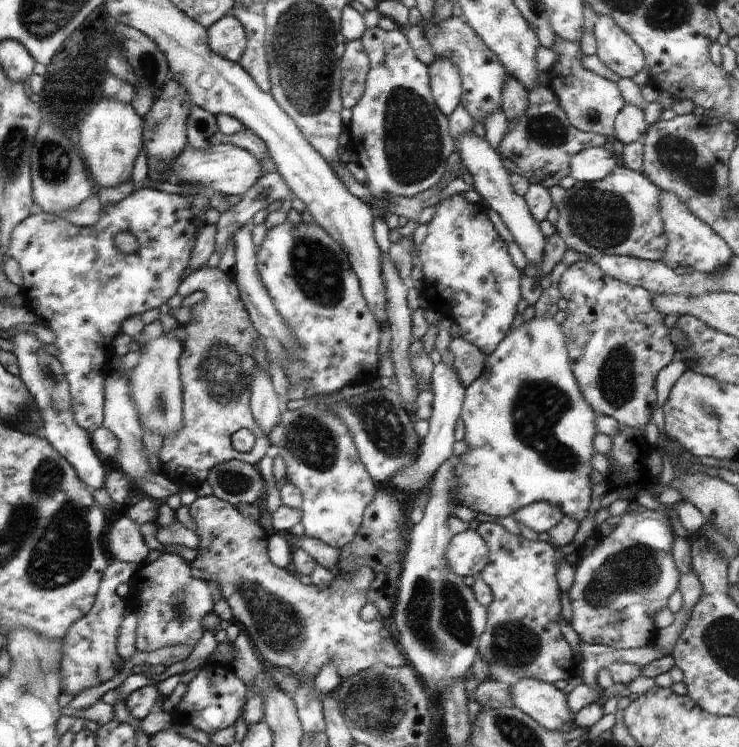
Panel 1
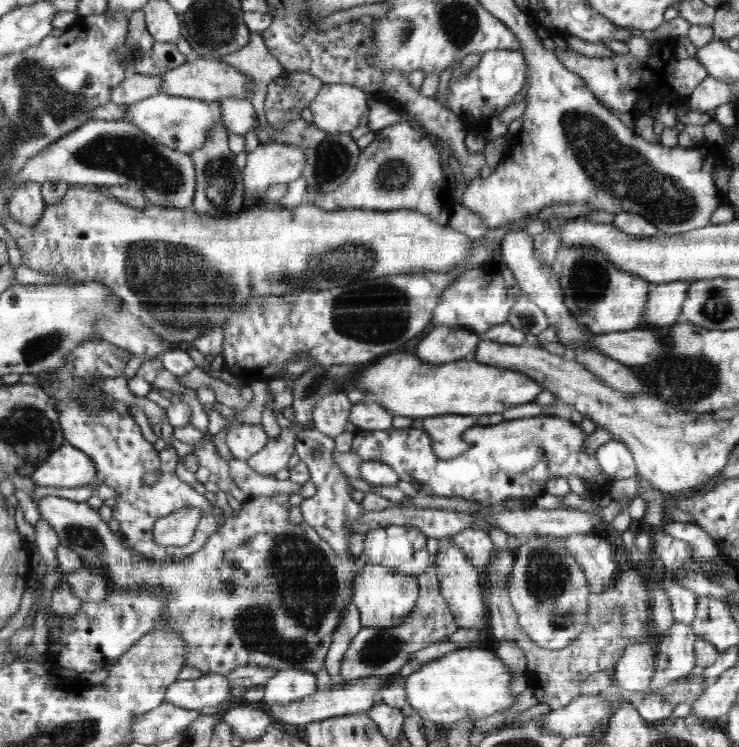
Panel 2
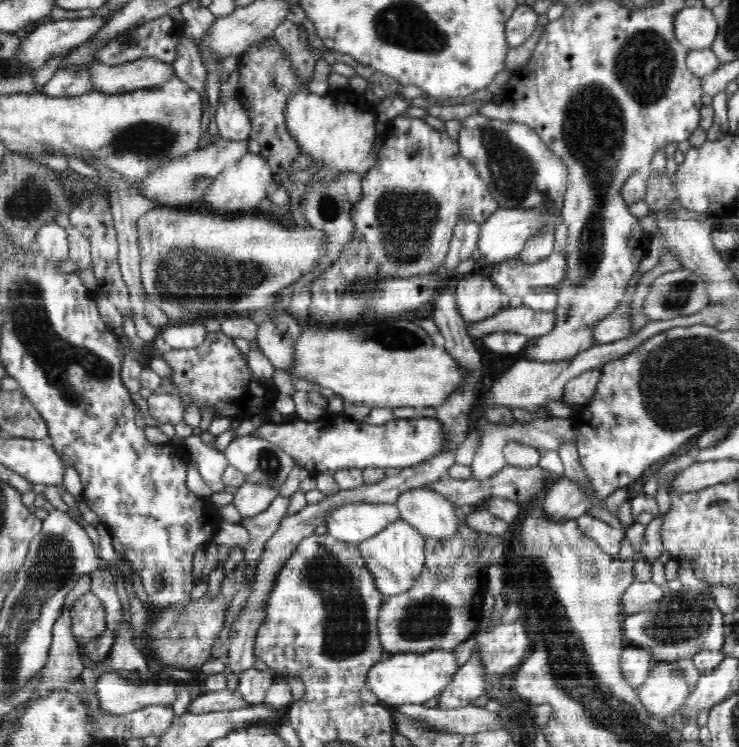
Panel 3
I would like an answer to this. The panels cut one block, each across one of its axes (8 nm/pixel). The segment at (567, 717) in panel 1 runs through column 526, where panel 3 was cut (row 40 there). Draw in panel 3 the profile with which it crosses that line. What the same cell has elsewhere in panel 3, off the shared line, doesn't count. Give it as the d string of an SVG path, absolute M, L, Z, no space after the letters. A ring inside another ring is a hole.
M701 4L687 5L674 18L676 38L686 49L711 50L712 42L718 34L718 23L712 10Z

